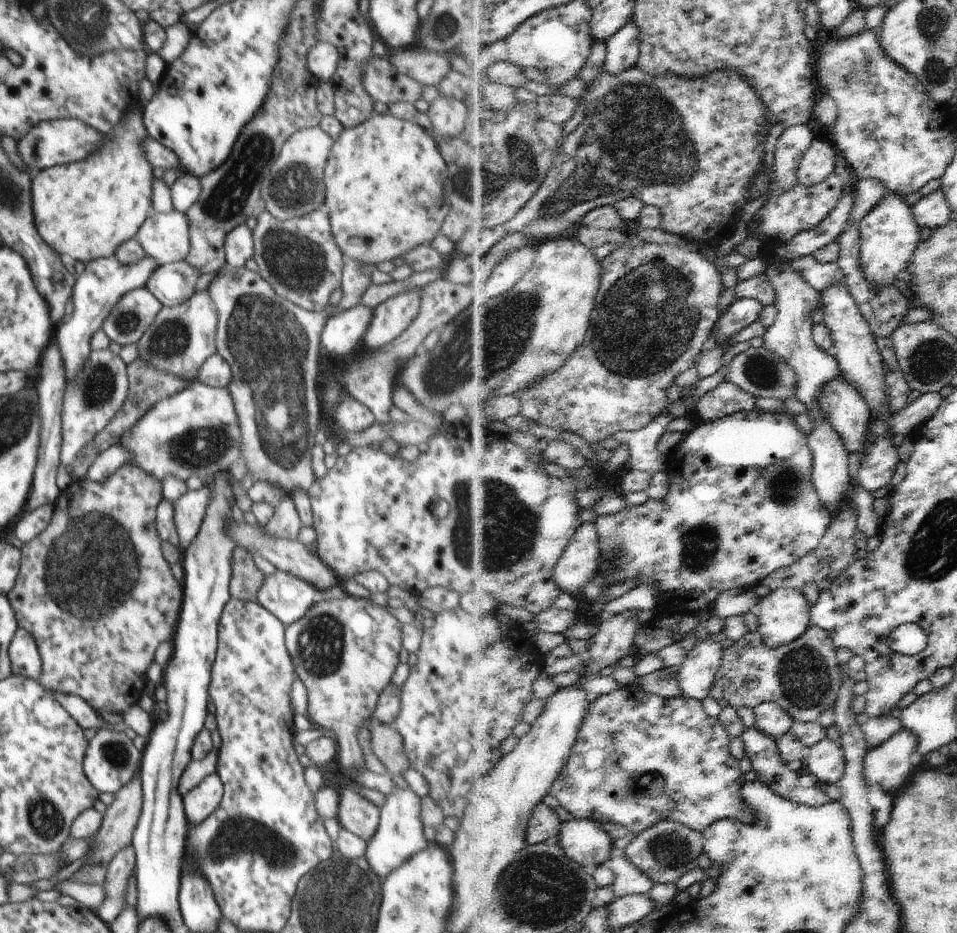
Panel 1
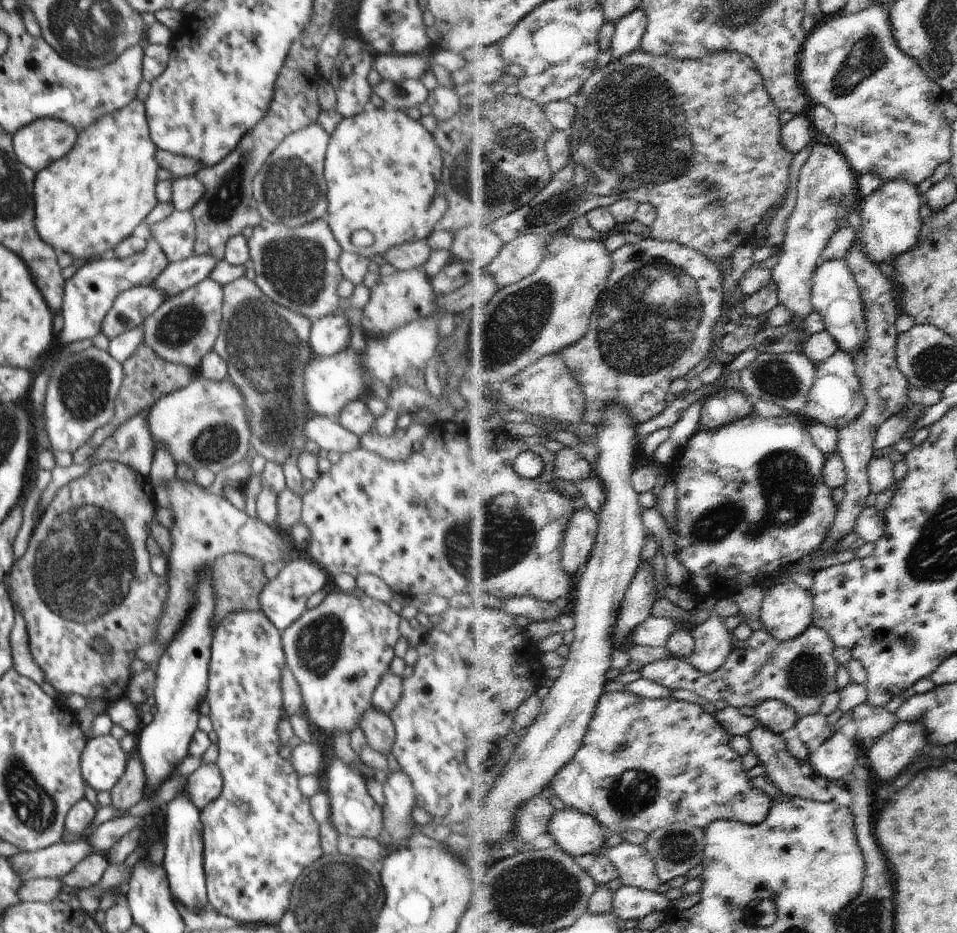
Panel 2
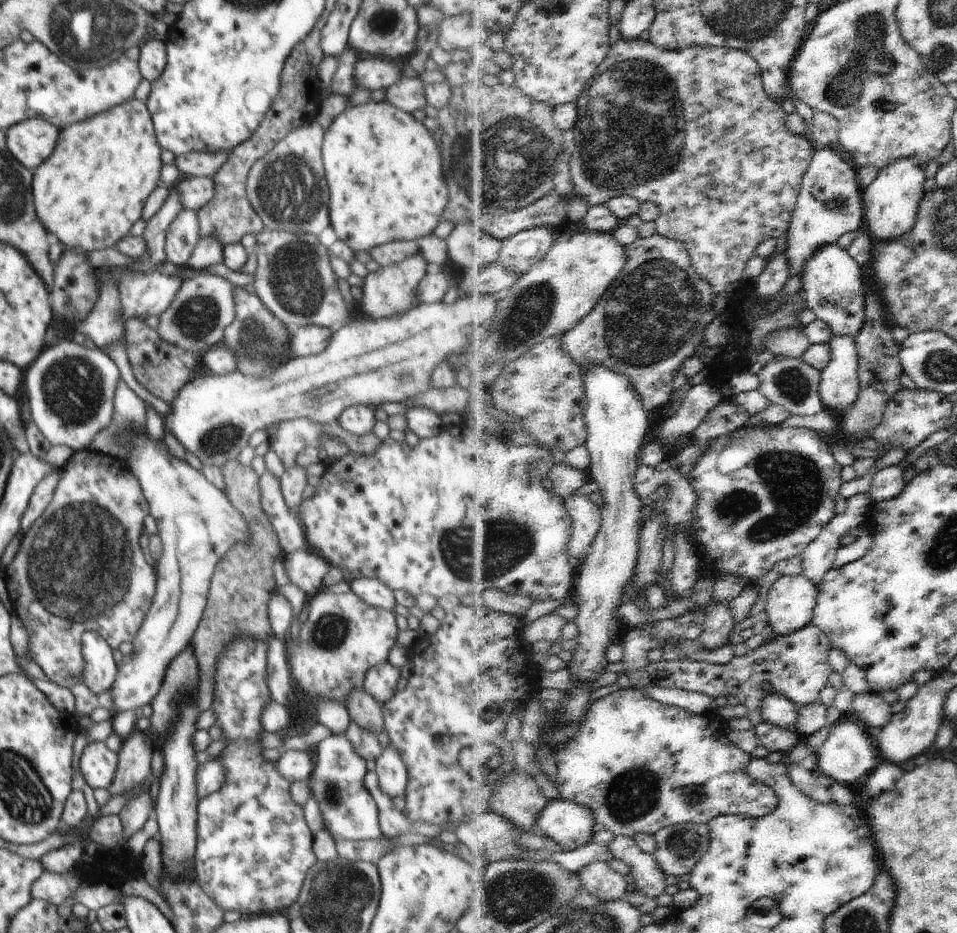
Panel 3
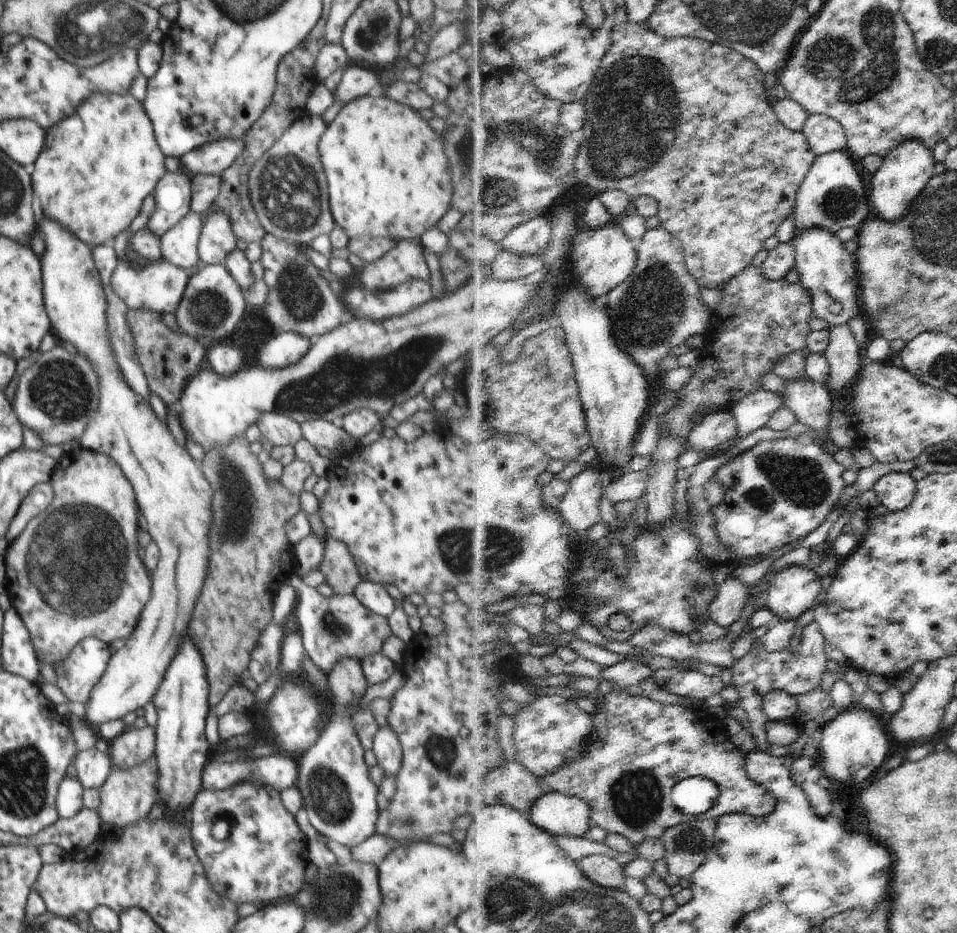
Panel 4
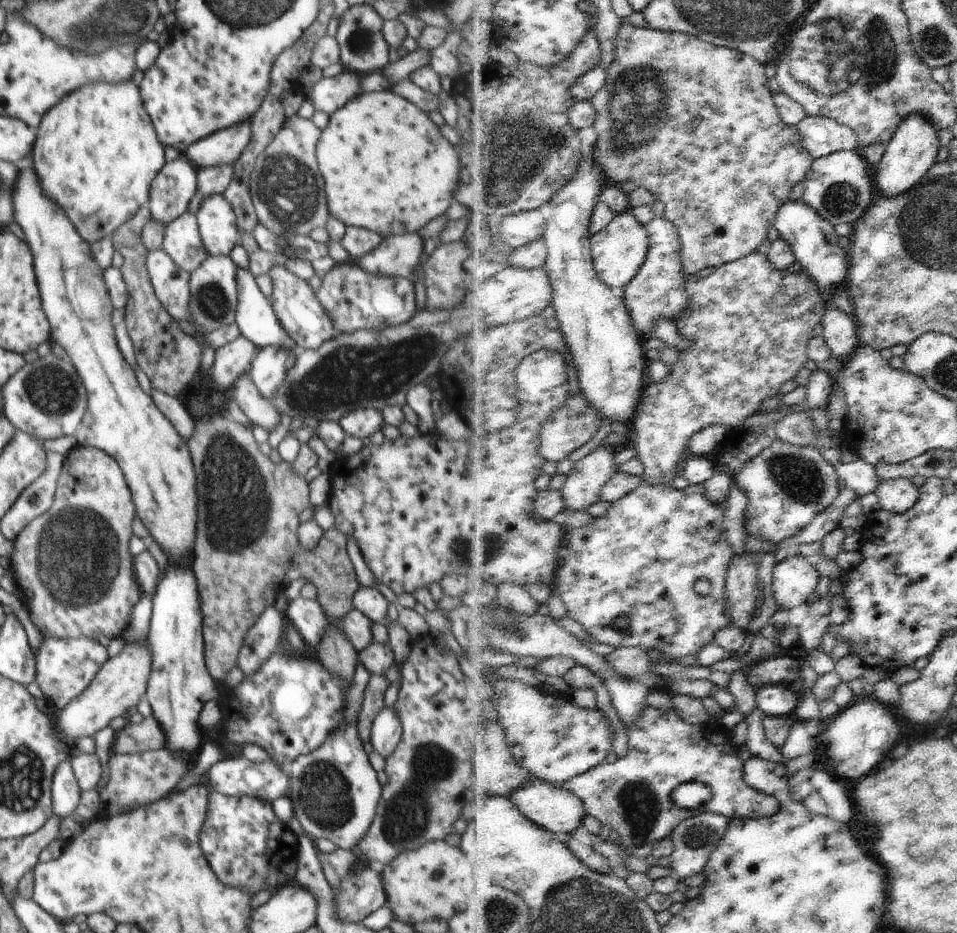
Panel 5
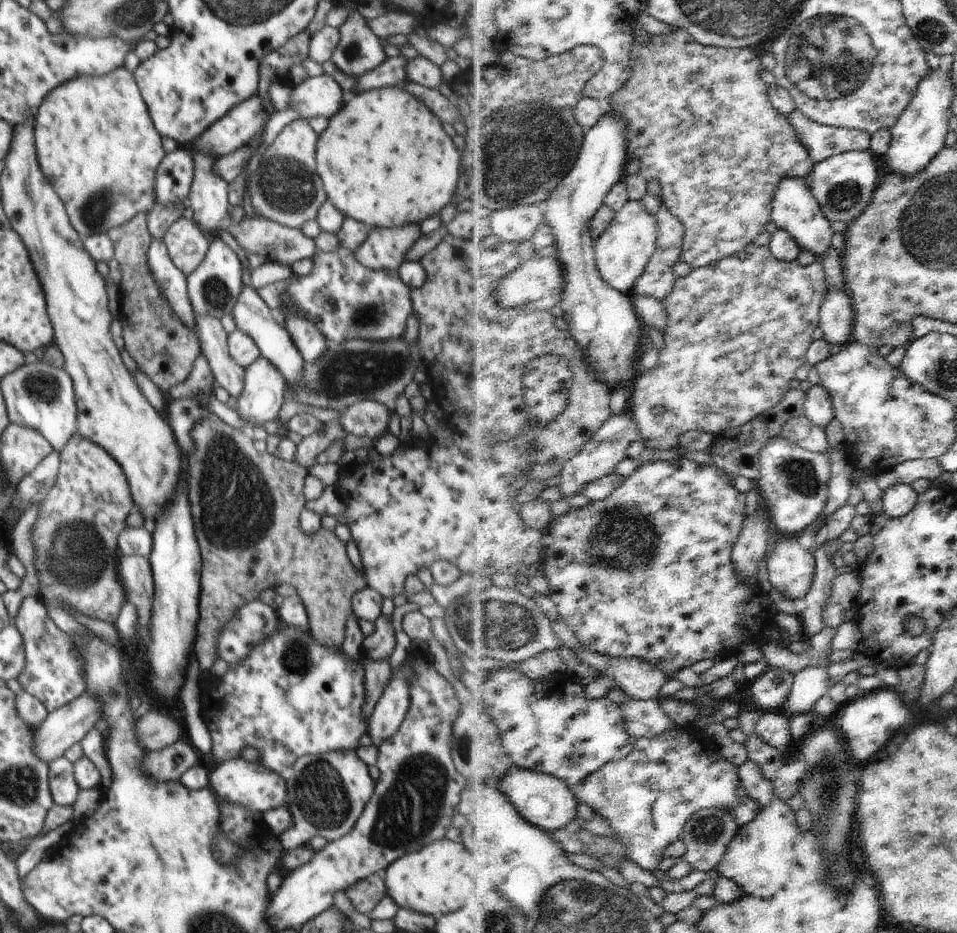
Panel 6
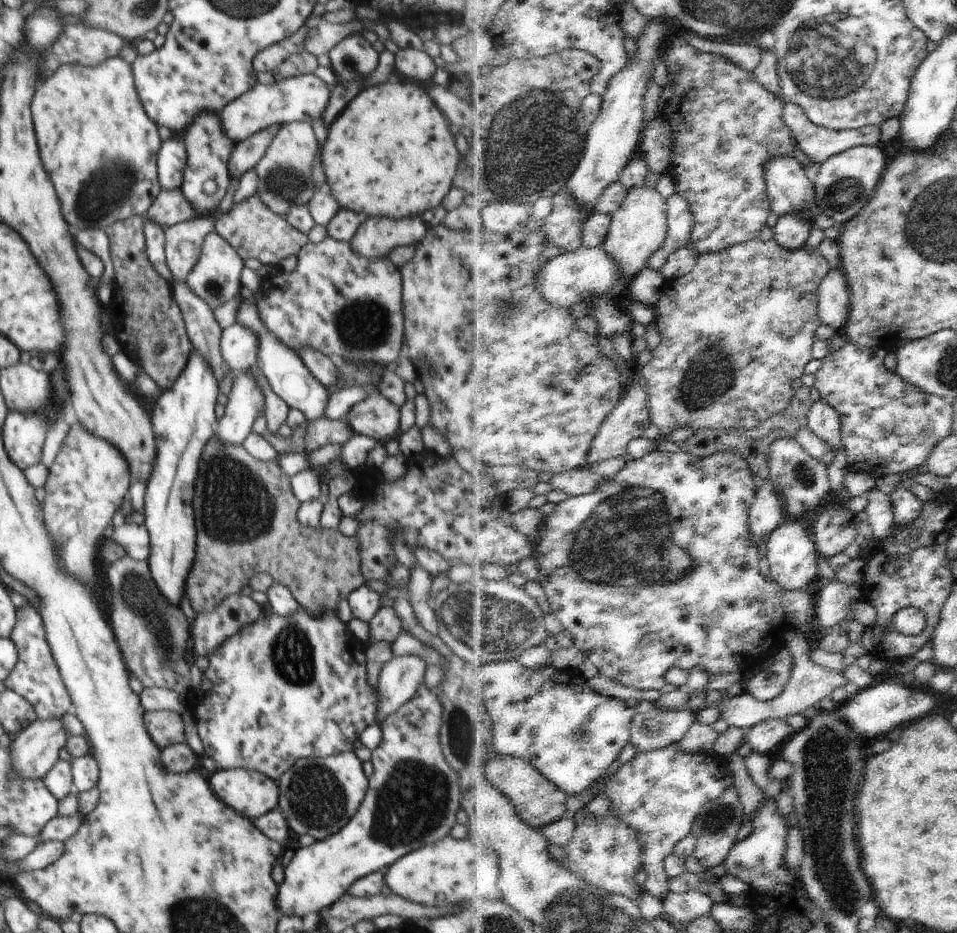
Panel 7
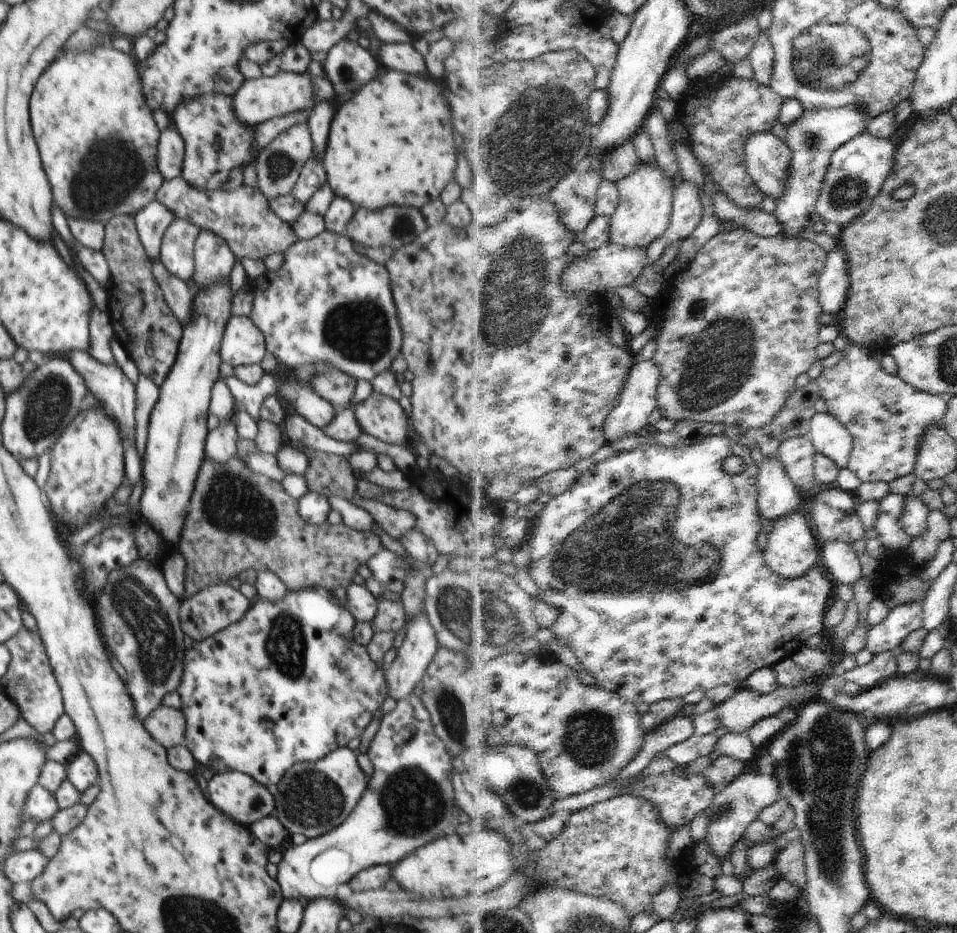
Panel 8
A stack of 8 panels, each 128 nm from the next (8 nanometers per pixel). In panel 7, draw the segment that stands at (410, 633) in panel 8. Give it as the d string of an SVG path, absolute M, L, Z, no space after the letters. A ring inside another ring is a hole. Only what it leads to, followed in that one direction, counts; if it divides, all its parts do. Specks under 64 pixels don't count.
M393 656L381 669L377 682L377 715L376 724L382 725L383 722L393 715L405 702L408 702L418 687L424 682L427 664L424 659L417 656Z

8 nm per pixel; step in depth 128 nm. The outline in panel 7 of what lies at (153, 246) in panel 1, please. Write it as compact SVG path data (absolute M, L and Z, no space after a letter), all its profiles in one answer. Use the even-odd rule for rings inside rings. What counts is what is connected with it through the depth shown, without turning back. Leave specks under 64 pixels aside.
M231 179L230 187L226 190L224 198L220 200L220 204L215 210L215 214L211 214L208 218L196 218L195 220L188 219L184 222L176 223L165 229L165 257L168 268L172 271L173 276L178 281L185 281L188 273L195 267L201 255L201 248L204 239L210 232L215 230L215 224L220 216L228 213L234 206L234 194L239 185L239 180Z

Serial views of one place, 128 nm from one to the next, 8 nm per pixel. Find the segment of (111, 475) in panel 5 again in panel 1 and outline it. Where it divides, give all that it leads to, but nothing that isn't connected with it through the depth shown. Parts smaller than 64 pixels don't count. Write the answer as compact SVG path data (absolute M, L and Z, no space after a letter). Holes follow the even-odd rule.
M130 462L122 465L106 482L97 483L84 477L76 479L65 490L61 492L57 499L57 504L53 508L50 524L39 535L29 542L24 543L21 548L21 567L16 579L14 588L7 594L11 607L20 628L27 630L35 638L40 656L41 673L37 680L51 695L52 692L62 692L62 694L76 694L83 698L96 712L104 710L122 714L132 705L136 704L142 696L142 690L146 686L146 670L154 661L156 648L172 638L174 628L179 621L180 606L182 606L182 586L180 582L172 576L169 563L162 556L162 540L160 538L156 517L157 506L163 499L163 484L152 475L146 474L136 465Z

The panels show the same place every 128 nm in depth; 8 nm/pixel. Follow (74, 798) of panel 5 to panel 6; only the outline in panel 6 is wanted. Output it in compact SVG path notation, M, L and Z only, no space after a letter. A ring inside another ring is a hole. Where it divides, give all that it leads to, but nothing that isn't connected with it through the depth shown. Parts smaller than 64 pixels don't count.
M66 757L49 762L49 789L55 805L72 807L81 788L74 776L73 763Z

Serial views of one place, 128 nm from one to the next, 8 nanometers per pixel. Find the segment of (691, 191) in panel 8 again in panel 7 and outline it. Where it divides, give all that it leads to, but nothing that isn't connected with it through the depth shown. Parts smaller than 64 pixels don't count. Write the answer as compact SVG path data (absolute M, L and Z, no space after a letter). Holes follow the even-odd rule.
M675 194L668 198L668 202L669 233L664 241L664 246L648 263L649 272L657 274L668 264L670 256L676 250L688 246L690 237L696 228L690 201L685 196Z

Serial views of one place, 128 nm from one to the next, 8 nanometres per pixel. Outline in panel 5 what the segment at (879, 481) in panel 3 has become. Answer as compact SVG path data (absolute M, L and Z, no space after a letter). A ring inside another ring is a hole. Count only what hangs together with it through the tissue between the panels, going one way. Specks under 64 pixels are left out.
M909 478L883 481L877 490L880 504L895 514L908 512L916 506L919 488Z

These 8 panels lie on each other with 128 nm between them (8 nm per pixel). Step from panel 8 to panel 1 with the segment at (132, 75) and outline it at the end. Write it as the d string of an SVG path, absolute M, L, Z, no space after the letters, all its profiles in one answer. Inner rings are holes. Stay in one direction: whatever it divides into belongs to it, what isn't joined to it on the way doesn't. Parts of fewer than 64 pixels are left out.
M142 108L128 111L113 128L112 134L106 136L103 146L90 157L34 173L31 180L34 222L42 240L60 257L83 263L111 257L123 242L135 238L146 217L152 214L153 168L141 147L146 135Z

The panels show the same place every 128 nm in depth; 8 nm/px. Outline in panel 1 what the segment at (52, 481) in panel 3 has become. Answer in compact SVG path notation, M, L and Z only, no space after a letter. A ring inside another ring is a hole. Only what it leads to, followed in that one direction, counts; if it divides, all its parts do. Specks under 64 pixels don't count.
M121 444L102 451L89 466L86 478L97 483L106 482L122 465L131 462L129 450Z

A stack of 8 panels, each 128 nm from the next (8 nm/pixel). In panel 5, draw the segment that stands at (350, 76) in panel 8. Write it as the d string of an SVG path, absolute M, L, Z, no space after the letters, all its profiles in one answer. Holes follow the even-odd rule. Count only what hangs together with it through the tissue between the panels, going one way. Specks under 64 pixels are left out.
M370 3L353 5L341 16L335 39L339 44L340 64L344 70L365 76L379 72L389 64L389 44L382 32L384 21Z

